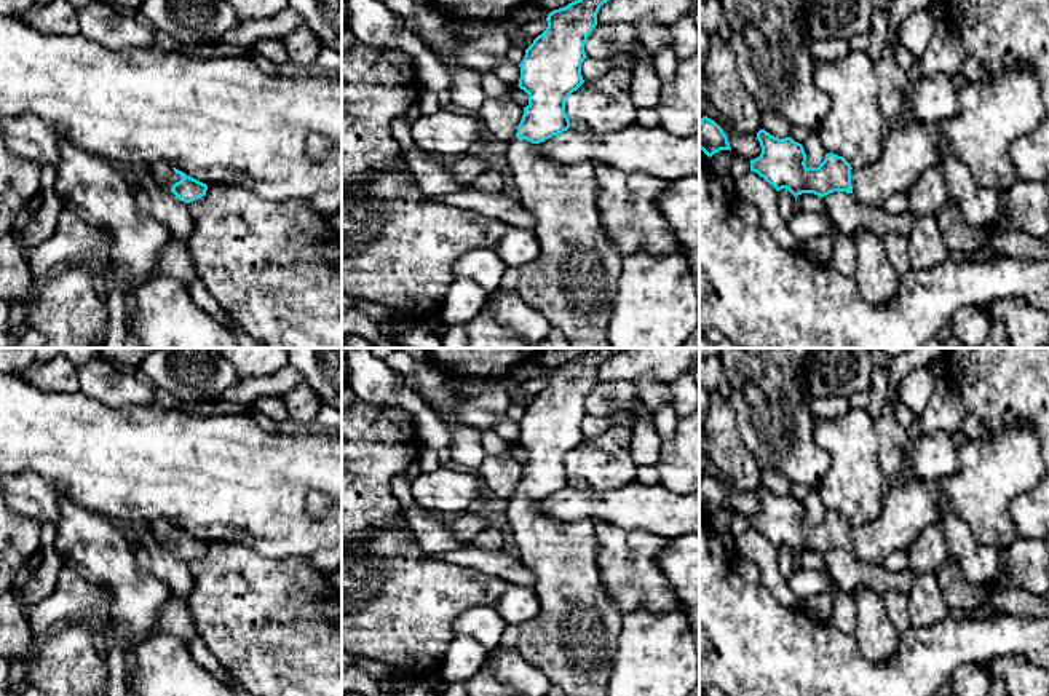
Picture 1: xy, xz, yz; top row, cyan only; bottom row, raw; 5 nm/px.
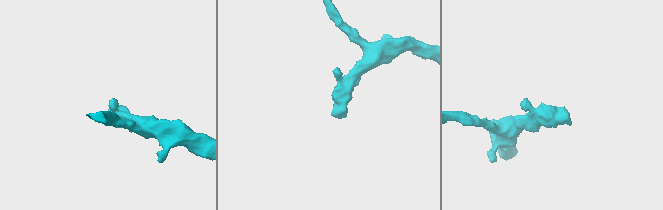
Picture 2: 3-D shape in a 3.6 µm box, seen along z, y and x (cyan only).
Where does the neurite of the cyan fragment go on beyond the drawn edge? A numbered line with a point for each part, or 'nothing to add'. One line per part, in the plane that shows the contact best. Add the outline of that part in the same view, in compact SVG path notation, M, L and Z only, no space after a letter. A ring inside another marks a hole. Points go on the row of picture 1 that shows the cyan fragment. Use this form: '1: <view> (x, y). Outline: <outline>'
1: xy (162, 173). Outline: M166 161L150 164L150 172L153 180L169 192L172 185L182 179Z

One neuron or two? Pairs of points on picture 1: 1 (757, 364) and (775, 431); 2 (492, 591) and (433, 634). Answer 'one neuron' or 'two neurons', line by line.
1: one neuron
2: one neuron

